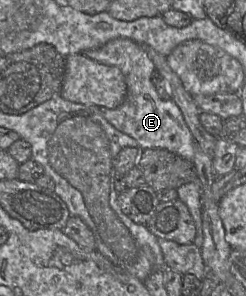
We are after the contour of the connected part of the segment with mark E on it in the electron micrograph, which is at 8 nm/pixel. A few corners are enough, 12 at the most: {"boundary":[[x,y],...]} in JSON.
{"boundary":[[117,38],[81,54],[116,66],[127,93],[101,108],[141,150],[193,162],[196,142],[176,103],[151,80],[144,47]]}

